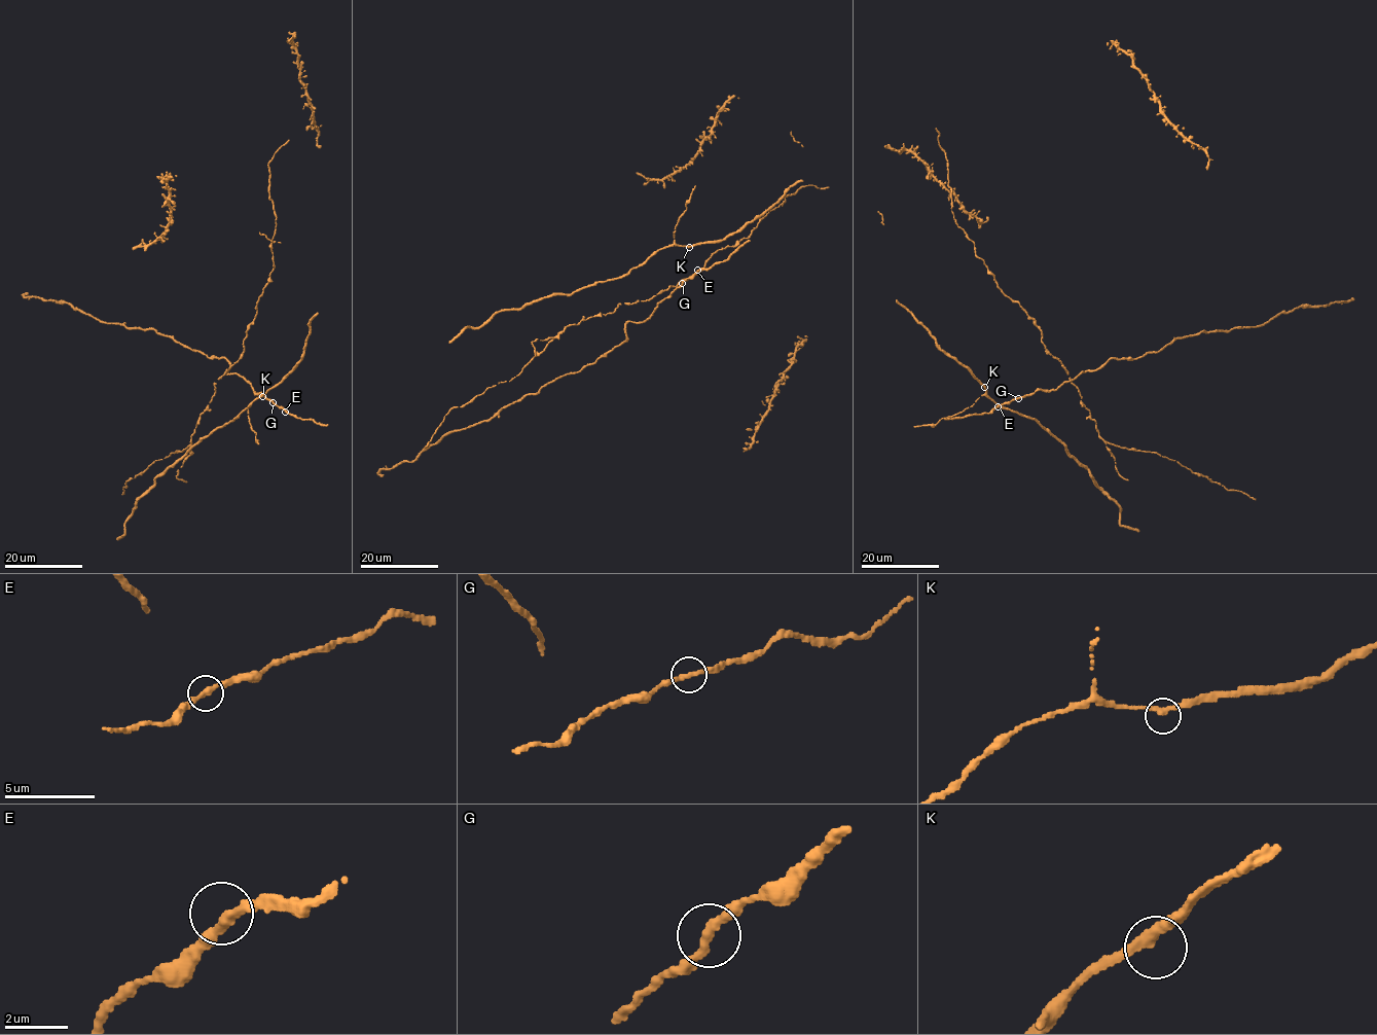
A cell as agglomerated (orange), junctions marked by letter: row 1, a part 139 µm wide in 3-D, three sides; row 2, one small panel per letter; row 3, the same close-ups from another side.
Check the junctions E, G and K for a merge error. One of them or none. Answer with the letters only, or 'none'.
none

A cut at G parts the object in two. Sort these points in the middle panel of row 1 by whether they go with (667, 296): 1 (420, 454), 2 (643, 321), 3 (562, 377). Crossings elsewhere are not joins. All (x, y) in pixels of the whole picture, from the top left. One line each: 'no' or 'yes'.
1: yes
2: yes
3: yes

